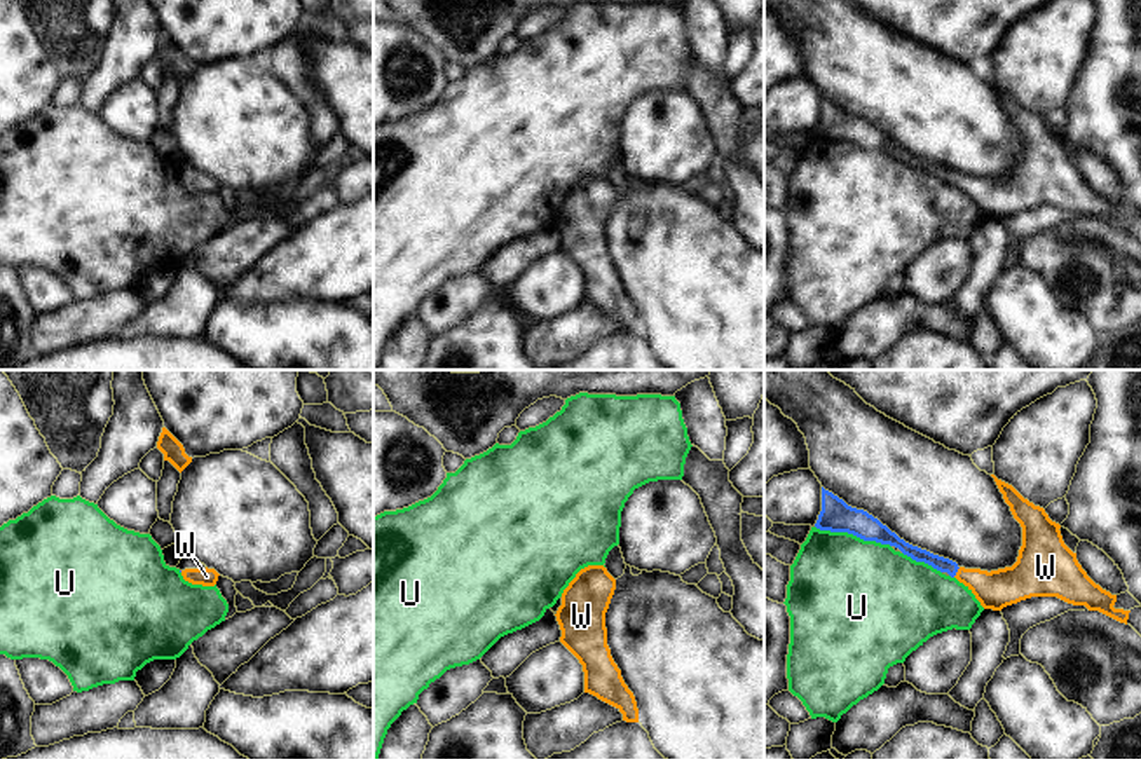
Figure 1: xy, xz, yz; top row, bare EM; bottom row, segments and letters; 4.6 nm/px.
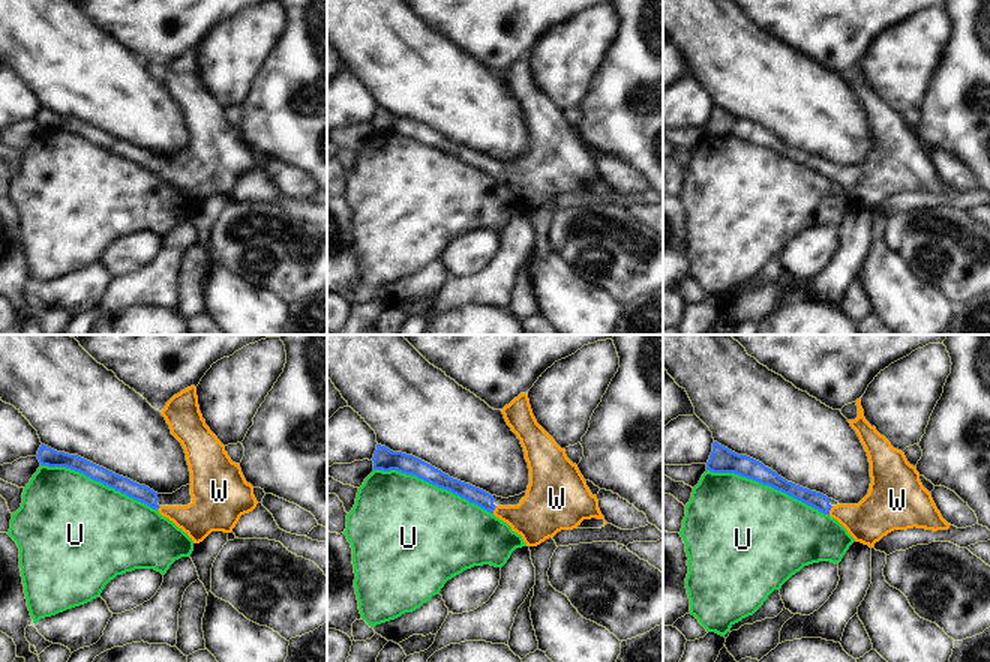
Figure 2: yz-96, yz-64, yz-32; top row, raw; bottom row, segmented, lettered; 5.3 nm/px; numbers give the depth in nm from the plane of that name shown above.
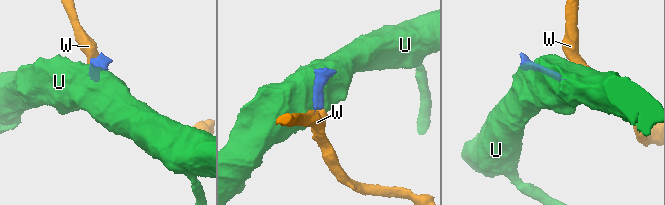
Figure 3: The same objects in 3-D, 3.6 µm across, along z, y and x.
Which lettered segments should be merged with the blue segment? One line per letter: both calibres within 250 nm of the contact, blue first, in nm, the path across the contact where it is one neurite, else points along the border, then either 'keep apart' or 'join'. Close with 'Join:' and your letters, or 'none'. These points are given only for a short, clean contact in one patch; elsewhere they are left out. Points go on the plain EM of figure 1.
U: 150/480 nm | keep apart
W: 70/180 nm | across yz (916, 163), (956, 180), (995, 199) | join
Join: W

